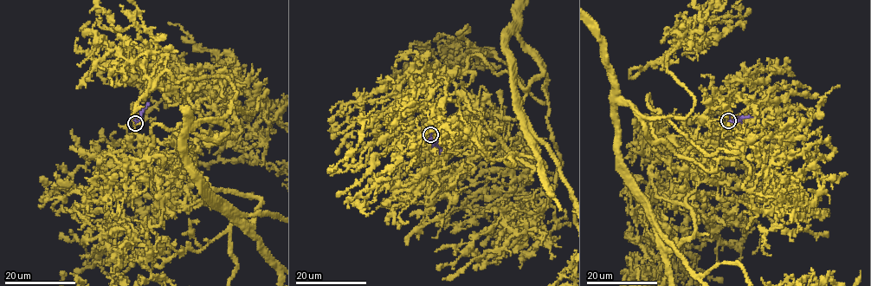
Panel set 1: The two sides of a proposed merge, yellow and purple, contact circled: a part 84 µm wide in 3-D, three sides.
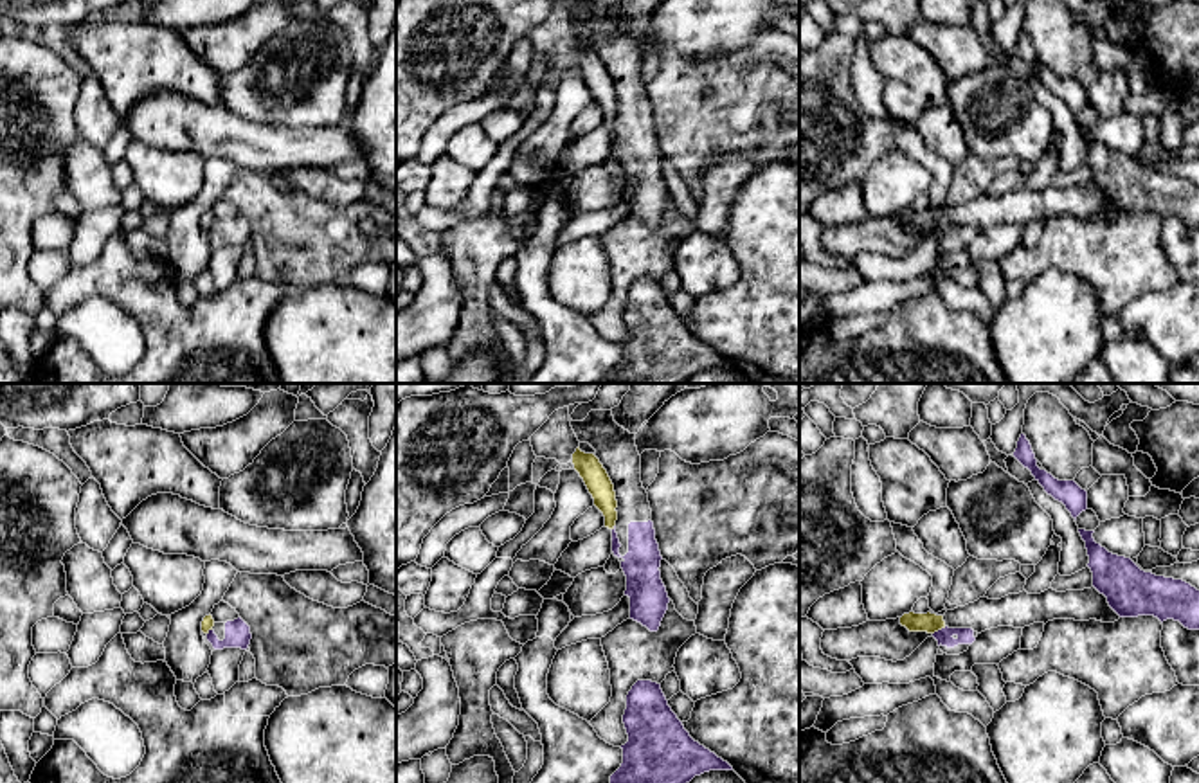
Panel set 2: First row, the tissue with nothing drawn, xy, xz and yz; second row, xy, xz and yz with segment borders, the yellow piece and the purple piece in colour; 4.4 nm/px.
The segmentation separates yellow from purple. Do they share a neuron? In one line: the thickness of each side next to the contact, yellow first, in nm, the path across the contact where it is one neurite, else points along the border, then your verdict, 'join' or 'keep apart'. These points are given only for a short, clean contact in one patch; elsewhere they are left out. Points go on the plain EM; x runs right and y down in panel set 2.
90 nm thick on the yellow side, 80 nm on the other; border along yz (946, 224), (933, 231); keep apart

